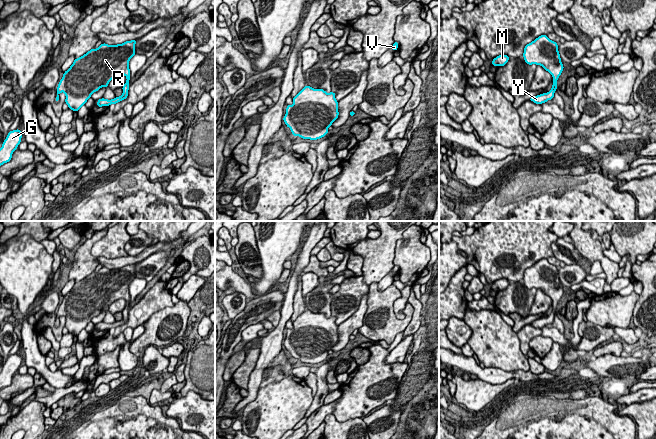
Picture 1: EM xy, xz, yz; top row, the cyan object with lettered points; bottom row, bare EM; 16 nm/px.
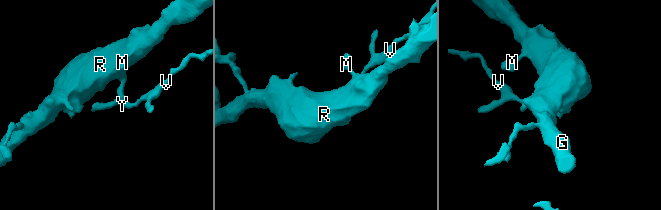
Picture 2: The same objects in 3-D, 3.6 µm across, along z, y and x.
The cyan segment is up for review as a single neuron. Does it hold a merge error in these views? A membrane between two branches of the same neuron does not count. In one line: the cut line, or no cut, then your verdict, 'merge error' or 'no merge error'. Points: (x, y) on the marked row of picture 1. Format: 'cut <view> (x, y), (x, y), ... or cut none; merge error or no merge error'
cut none; no merge error

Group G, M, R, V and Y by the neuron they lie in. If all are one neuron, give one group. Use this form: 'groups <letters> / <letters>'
groups G M R V Y

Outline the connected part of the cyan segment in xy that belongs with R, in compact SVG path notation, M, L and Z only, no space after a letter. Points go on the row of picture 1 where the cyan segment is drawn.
M137 40L126 41L122 44L101 44L97 49L91 49L83 56L76 58L70 68L64 72L56 89L55 101L59 101L59 94L65 93L65 103L69 109L78 112L101 87L108 87L109 82L118 75L125 75L127 80L122 87L120 97L108 100L101 98L97 106L110 106L128 97L130 69L129 60L136 54Z

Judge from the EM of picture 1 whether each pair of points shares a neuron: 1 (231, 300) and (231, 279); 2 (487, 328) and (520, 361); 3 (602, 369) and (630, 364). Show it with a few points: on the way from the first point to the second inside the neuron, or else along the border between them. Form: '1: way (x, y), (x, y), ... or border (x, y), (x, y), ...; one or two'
1: border (226, 295), (232, 292), (241, 292), (247, 300); two
2: way (495, 336), (512, 353); one
3: way (609, 366), (623, 366); one

